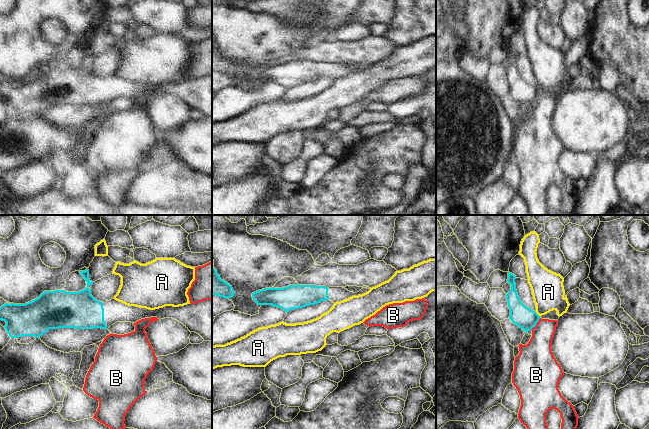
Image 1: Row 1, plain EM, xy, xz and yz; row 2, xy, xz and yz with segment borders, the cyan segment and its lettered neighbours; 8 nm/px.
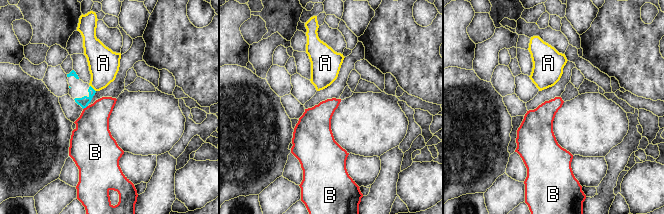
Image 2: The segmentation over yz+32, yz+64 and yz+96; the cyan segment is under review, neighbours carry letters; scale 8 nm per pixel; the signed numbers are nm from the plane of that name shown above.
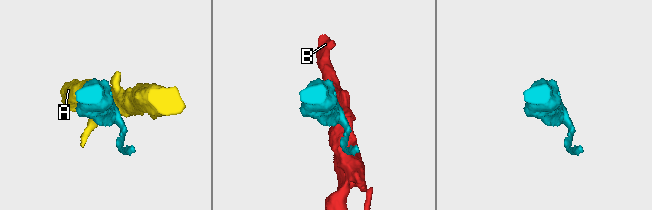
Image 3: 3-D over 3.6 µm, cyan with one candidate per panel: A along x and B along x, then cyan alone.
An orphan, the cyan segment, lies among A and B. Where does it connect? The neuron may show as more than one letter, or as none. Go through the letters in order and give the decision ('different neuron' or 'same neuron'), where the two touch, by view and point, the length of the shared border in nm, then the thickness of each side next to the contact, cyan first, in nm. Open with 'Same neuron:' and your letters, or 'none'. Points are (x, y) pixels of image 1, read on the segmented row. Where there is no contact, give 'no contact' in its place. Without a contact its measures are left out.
Same neuron: none
A: different neuron; contact yz (537, 314); length 50 nm; calibres 170 and 260 nm
B: different neuron; contact yz (536, 323); length 130 nm; calibres 170 and 240 nm

